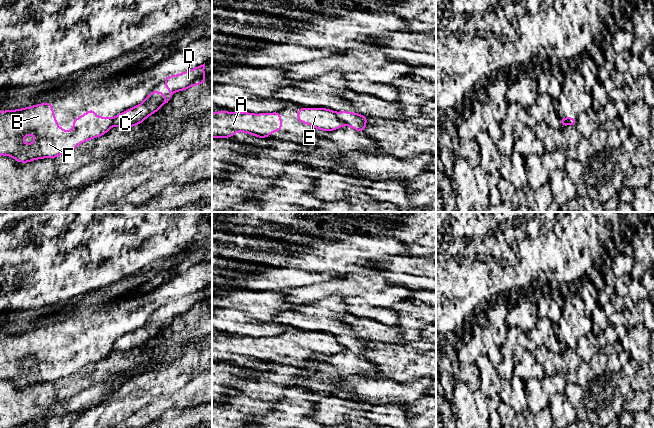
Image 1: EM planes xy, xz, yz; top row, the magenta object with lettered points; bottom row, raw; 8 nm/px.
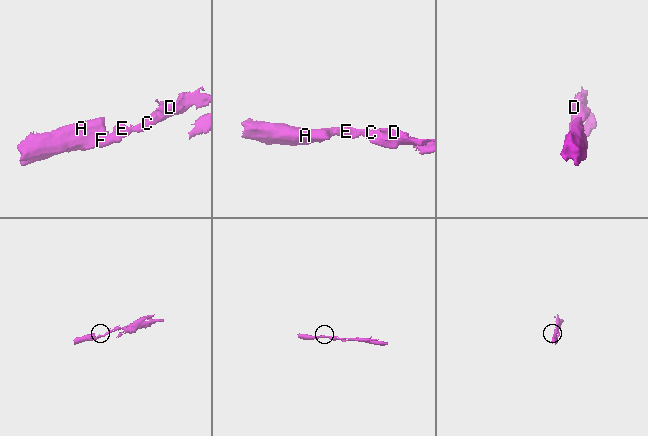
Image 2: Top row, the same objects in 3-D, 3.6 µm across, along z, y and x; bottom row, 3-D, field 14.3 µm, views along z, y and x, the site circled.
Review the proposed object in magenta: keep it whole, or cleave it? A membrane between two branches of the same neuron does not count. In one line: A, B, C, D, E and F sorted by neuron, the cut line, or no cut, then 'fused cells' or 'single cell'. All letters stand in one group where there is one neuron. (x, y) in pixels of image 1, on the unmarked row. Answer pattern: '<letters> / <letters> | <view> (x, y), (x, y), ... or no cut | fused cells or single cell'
A B E F / C D | xz (335, 337), (344, 347) | fused cells

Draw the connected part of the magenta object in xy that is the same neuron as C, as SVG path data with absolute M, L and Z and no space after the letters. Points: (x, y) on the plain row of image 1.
M152 315L148 318L147 322L139 329L128 333L118 338L112 347L112 350L121 352L130 352L134 349L139 349L147 341L158 335L163 329L168 327L165 323L165 318L160 315Z

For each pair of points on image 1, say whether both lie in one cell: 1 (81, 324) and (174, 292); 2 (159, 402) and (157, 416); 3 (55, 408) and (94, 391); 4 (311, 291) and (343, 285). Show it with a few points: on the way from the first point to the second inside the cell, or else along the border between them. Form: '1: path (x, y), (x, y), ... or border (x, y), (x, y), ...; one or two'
1: path (104, 323), (118, 318), (138, 302), (151, 300); one
2: path (159, 405), (159, 413); one
3: path (65, 406), (79, 404), (84, 399); one
4: path (319, 291), (335, 287); one

